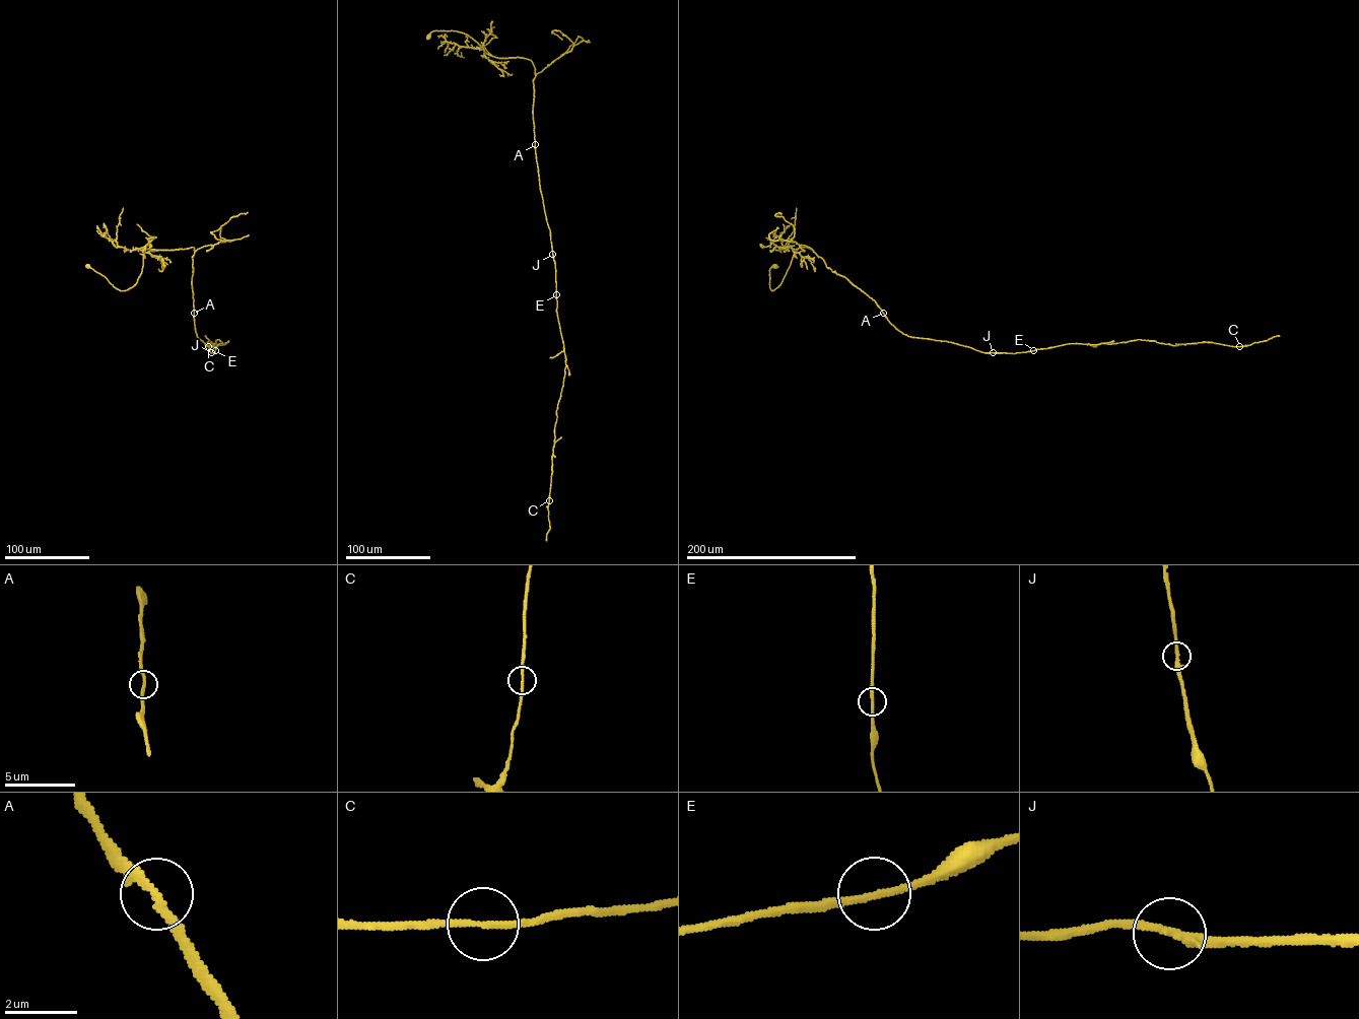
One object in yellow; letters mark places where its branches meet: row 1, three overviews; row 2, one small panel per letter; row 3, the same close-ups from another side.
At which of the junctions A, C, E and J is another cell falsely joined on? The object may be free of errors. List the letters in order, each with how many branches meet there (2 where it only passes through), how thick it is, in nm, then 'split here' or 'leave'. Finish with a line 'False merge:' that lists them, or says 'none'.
A: 2 | 200 nm | leave
C: 2 | 180 nm | leave
E: 2 | 200 nm | leave
J: 2 | 260 nm | leave
False merge: none

